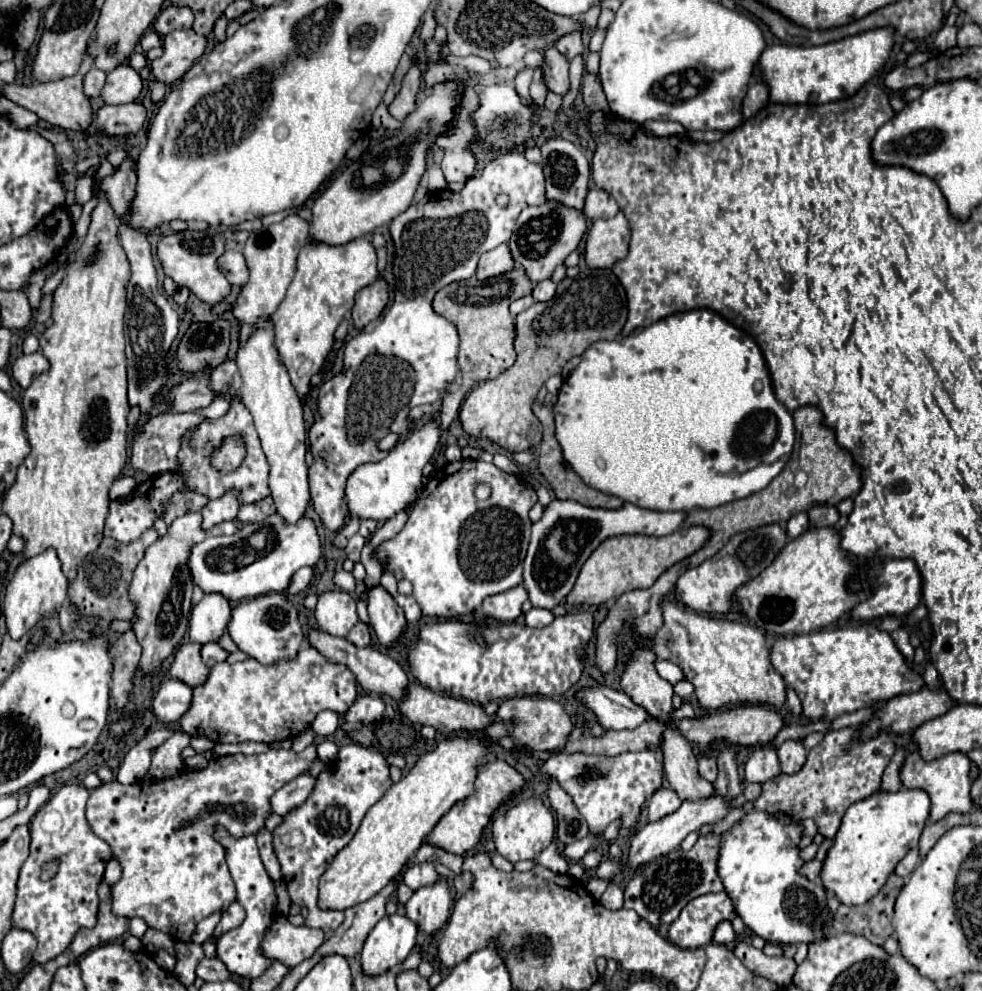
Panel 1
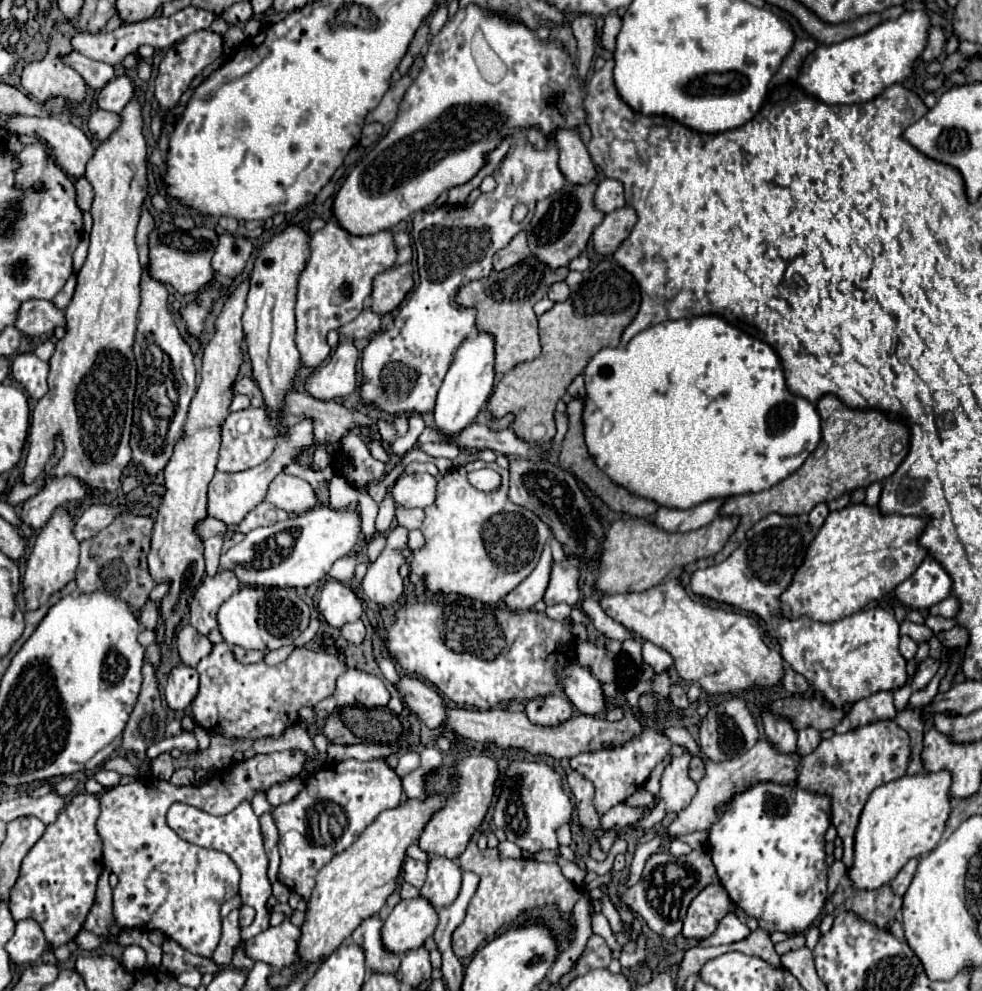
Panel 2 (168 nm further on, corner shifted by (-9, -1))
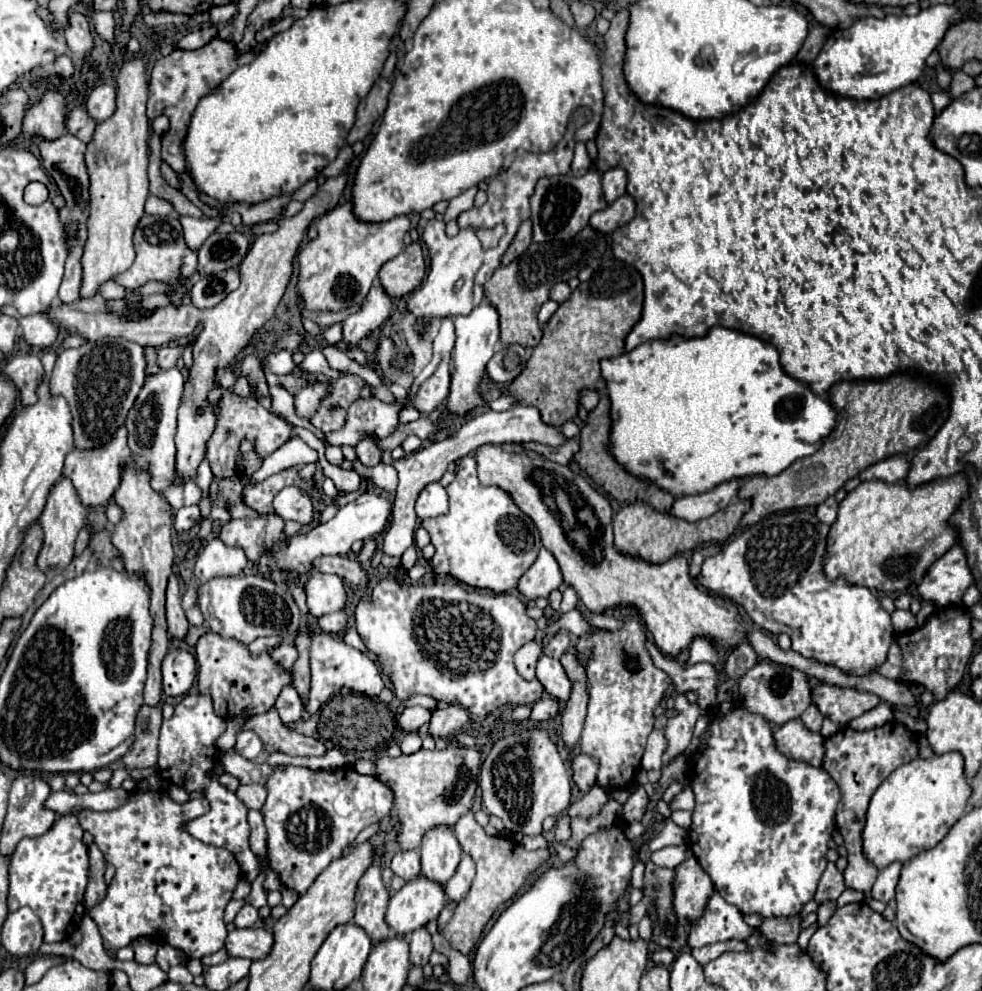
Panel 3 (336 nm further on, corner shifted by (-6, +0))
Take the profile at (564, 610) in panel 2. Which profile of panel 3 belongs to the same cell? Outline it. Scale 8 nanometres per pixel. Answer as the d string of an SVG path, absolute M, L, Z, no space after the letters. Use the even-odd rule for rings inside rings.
M565 588L565 590L563 590L563 602L561 602L561 612L569 612L569 610L577 608L577 604L579 604L579 598L577 598L575 590L573 590L573 588Z

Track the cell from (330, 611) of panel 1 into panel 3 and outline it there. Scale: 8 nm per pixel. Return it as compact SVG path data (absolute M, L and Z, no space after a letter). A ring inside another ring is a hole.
M309 572L303 578L303 588L307 596L307 608L313 616L331 614L337 610L343 610L347 594L343 580L335 574L323 574L323 572Z

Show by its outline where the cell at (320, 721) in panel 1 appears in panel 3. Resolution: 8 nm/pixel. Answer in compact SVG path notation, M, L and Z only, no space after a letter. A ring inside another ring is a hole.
M311 632L311 648L309 648L309 664L311 664L311 686L305 710L309 714L315 714L339 688L349 688L361 694L367 694L371 698L379 696L383 690L383 678L379 672L379 666L361 650L345 644L341 636L331 636L325 632Z

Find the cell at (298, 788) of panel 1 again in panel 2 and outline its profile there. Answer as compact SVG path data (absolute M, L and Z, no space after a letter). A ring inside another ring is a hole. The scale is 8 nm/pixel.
M294 777L286 783L280 783L280 785L274 785L266 791L266 799L270 801L270 805L282 805L282 803L290 803L300 791L304 789L304 781L300 777Z

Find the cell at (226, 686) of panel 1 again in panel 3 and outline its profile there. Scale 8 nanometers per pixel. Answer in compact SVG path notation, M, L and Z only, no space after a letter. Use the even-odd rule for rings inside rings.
M205 632L197 646L197 684L199 692L207 692L215 700L215 712L223 718L237 716L243 708L251 708L255 714L267 712L283 686L291 684L289 672L279 672L277 664L271 660L269 652L261 652L259 656L251 656L249 648L233 638L223 638L215 632Z

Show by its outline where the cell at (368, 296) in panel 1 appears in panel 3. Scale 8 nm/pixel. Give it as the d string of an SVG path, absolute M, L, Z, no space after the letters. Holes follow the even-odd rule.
M413 242L399 256L383 264L379 272L379 280L383 288L387 288L389 296L399 298L419 288L425 272L427 272L427 266L425 266L423 248L419 242Z

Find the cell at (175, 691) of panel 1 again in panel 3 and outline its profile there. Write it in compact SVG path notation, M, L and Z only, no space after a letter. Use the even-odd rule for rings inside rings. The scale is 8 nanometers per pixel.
M187 648L169 650L161 664L163 692L167 696L185 696L197 676L195 656Z

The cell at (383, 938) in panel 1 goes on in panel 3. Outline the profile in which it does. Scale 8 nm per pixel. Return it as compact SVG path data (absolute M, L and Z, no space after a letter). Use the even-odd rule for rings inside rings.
M419 874L391 896L387 908L387 924L395 932L403 932L403 936L407 936L415 928L421 928L429 920L437 918L445 904L447 894L443 884Z

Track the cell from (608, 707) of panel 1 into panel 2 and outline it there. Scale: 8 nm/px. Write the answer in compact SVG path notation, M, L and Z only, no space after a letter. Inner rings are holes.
M570 665L570 669L566 669L564 693L584 715L604 715L608 711L602 685L586 667Z

